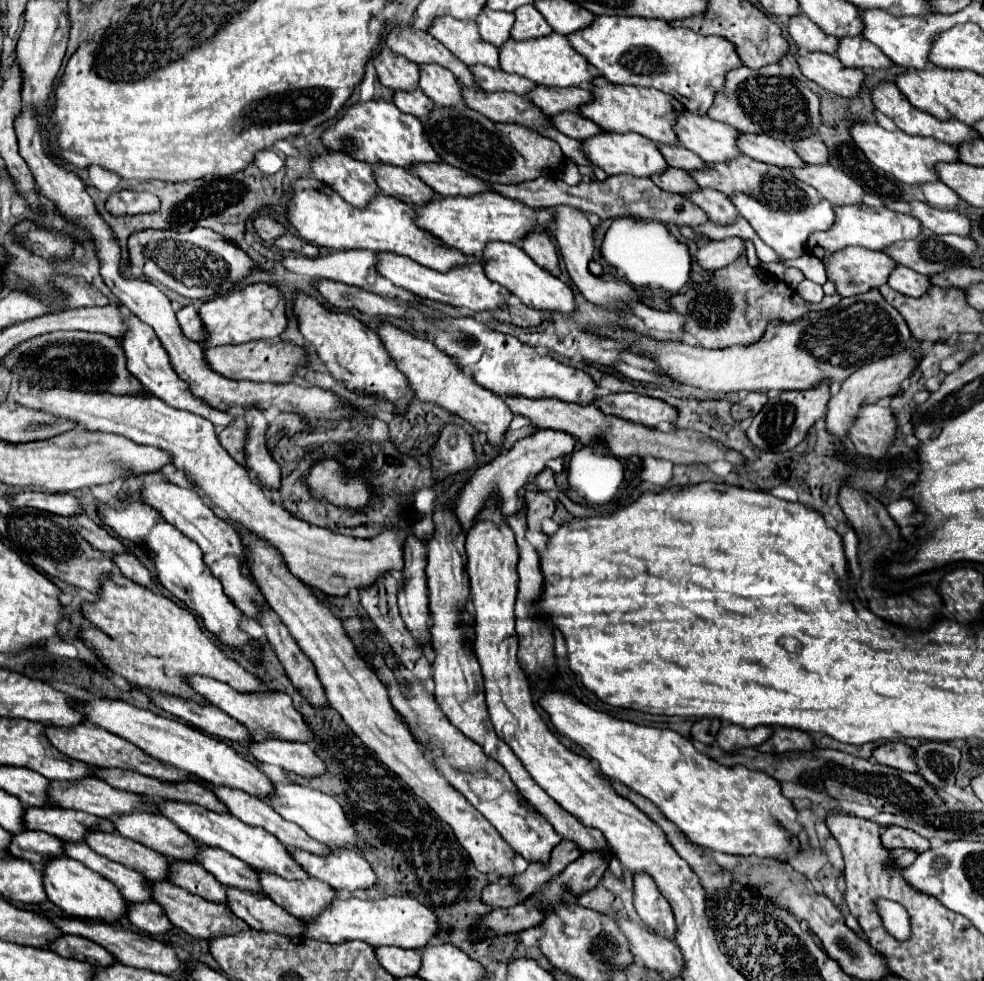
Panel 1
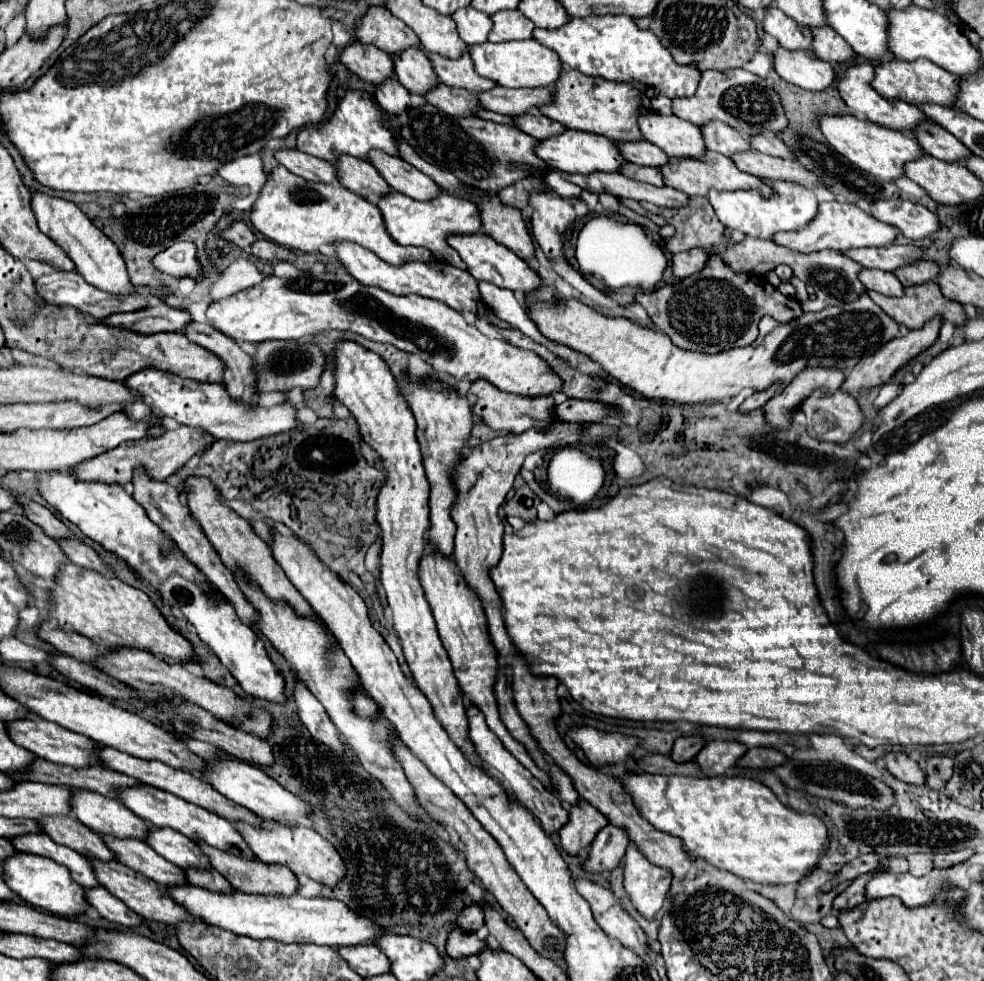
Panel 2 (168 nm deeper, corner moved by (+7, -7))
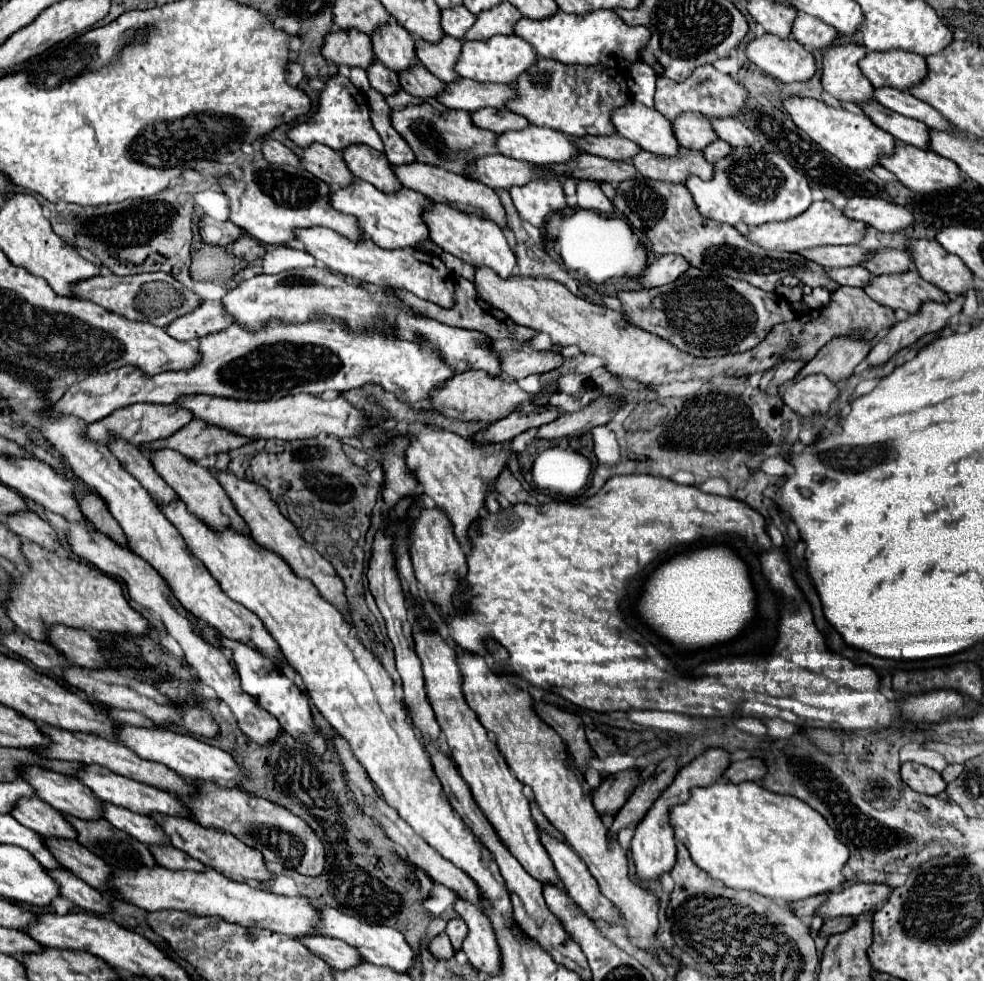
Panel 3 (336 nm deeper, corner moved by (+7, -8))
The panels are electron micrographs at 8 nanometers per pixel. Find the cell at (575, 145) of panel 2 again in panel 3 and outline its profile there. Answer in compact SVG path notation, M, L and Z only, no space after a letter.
M527 127L523 131L507 131L497 139L497 149L505 157L523 159L537 165L569 163L583 151L573 145L569 135L549 127Z

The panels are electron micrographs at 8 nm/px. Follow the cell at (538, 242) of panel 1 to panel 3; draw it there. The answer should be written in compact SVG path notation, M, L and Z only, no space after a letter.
M417 161L411 163L411 165L399 165L399 167L393 165L393 169L395 169L395 175L399 177L399 181L403 183L403 187L419 191L419 193L431 197L437 203L449 203L455 209L463 209L463 211L467 211L471 215L477 215L481 219L495 221L503 229L509 229L505 207L503 207L499 195L495 193L495 189L485 187L483 183L477 183L477 181L473 181L469 177L463 177L463 175L457 175L457 173L449 173L445 169L439 169L439 167L433 167L433 165L425 165L425 163L417 163Z

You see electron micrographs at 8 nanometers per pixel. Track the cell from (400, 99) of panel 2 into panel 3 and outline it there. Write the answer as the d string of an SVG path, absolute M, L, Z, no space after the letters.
M375 61L371 67L369 67L369 71L367 71L367 75L369 75L369 81L371 81L371 87L375 89L375 91L379 91L381 95L395 95L399 89L401 89L401 83L399 83L399 77L397 77L397 73L395 71L391 71L391 69L387 69L383 63L379 63L379 61Z

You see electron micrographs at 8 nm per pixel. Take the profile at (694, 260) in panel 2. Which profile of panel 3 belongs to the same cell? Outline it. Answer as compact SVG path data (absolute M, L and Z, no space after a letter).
M663 255L643 271L641 283L645 289L661 287L661 285L673 283L687 269L689 269L689 261L681 259L681 255Z

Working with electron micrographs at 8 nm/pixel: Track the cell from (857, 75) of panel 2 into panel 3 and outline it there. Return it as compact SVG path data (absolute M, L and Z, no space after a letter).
M841 45L829 47L823 53L823 71L821 83L823 89L839 101L851 103L869 103L873 101L873 85L859 69L865 49L859 45Z

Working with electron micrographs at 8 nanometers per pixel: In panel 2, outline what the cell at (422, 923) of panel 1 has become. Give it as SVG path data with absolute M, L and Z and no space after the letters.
M181 884L181 886L167 886L165 892L173 898L179 906L183 906L191 916L201 918L211 926L219 926L225 930L233 930L235 934L249 936L255 940L281 940L281 942L311 942L311 944L325 944L325 946L351 946L363 944L379 934L381 928L367 918L357 918L351 910L337 900L329 898L305 898L301 894L245 894L241 890L233 890L229 894L211 892L199 886Z

